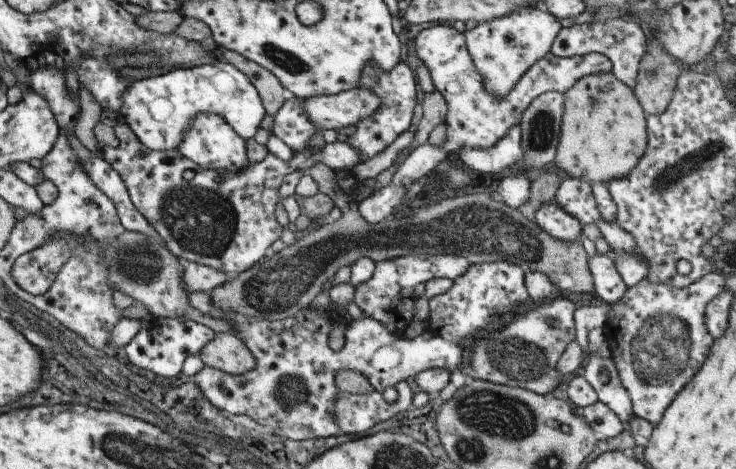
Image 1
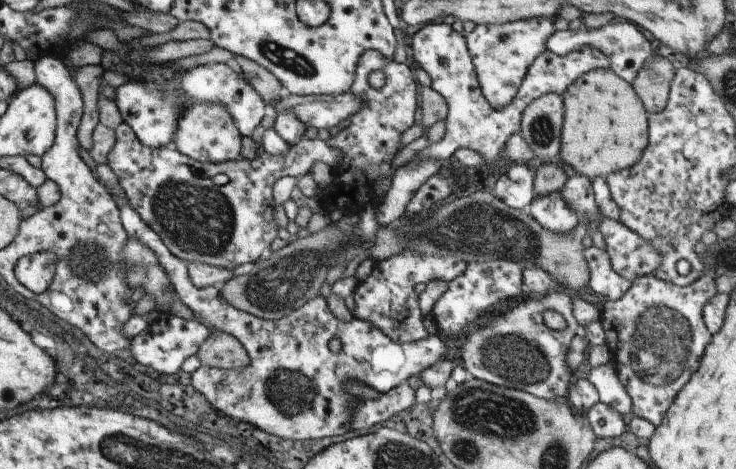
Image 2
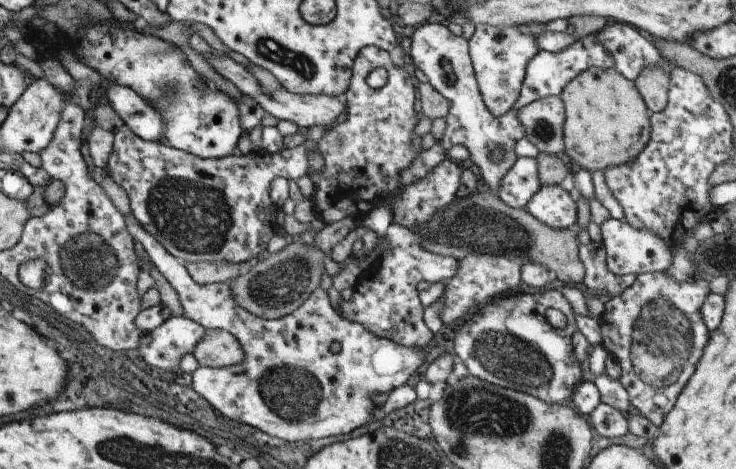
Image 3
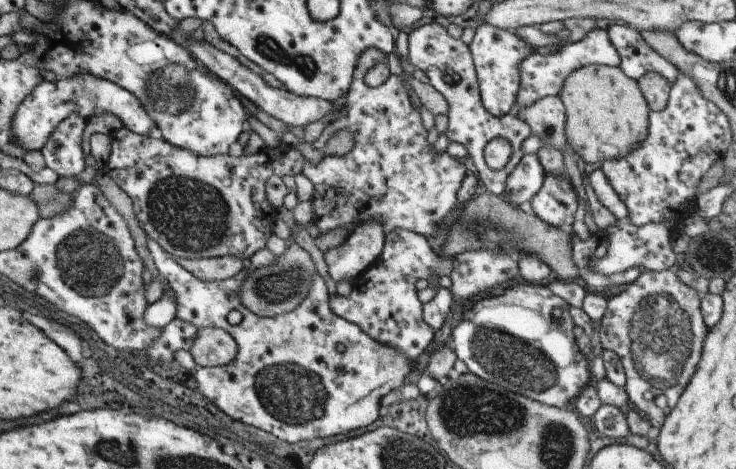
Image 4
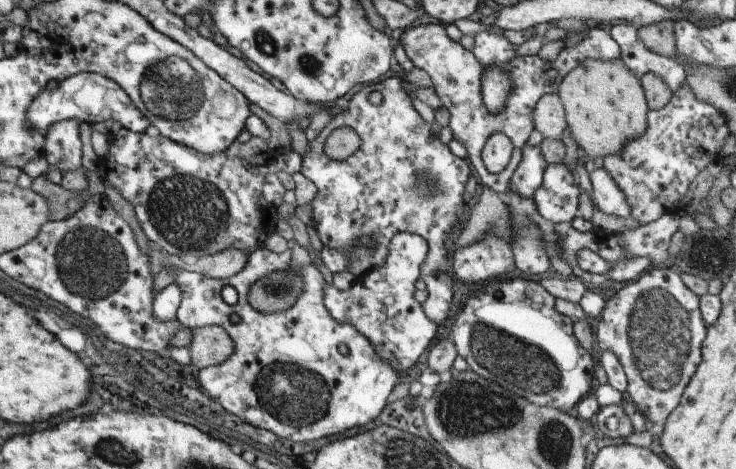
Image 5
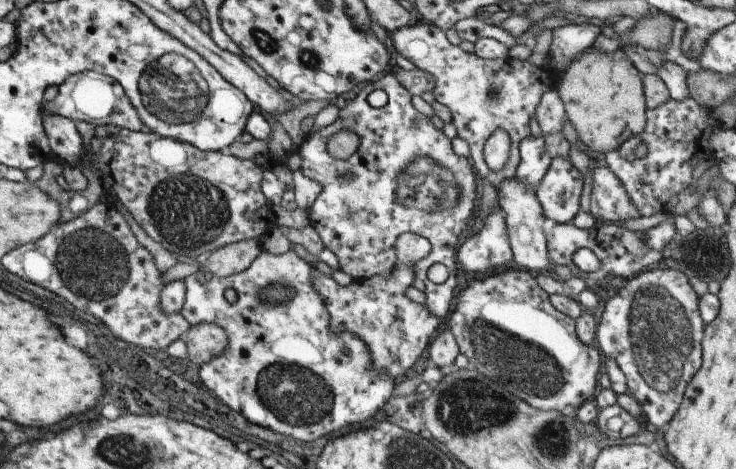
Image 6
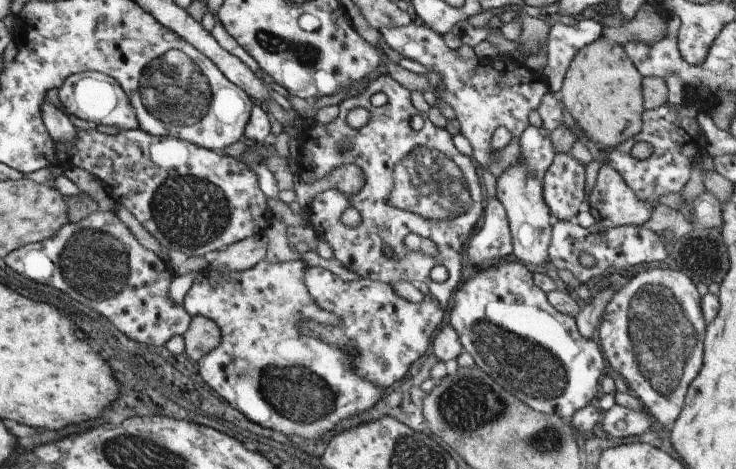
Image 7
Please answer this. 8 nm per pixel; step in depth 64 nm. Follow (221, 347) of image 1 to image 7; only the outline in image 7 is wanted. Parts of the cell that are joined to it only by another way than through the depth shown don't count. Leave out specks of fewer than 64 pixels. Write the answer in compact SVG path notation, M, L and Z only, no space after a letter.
M197 316L197 318L191 318L191 324L181 338L185 340L185 354L191 360L199 362L203 356L207 356L211 350L219 346L221 330L209 318Z

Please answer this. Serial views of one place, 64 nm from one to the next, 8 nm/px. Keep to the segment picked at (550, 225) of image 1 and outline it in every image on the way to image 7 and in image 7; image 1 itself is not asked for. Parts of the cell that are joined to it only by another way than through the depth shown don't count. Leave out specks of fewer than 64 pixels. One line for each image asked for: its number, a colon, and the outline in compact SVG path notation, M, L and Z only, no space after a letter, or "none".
2: M553 192L545 198L535 198L529 206L531 218L549 232L565 236L579 226L579 216L565 204L559 192Z
3: M565 184L543 186L537 194L533 194L525 210L555 230L567 230L573 222L577 222L577 204Z
4: M543 176L543 186L529 204L533 216L555 228L573 224L573 214L577 210L577 198L565 176Z
5: M561 162L545 168L543 182L531 200L537 208L537 214L547 222L573 222L577 210L577 190L579 184L573 182L569 170Z
6: M553 158L541 184L533 190L545 220L569 224L579 214L579 194L583 178L567 158Z
7: M557 154L541 178L541 198L549 208L549 214L559 222L571 222L579 212L579 204L583 202L583 172L585 166L577 164L571 154Z

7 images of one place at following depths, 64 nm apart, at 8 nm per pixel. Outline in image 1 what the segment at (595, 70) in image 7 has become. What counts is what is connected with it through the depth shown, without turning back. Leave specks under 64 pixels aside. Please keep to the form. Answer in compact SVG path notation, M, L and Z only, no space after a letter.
M613 72L581 78L565 92L561 134L553 166L569 178L587 182L591 188L625 178L647 148L647 122L635 92L619 82Z

